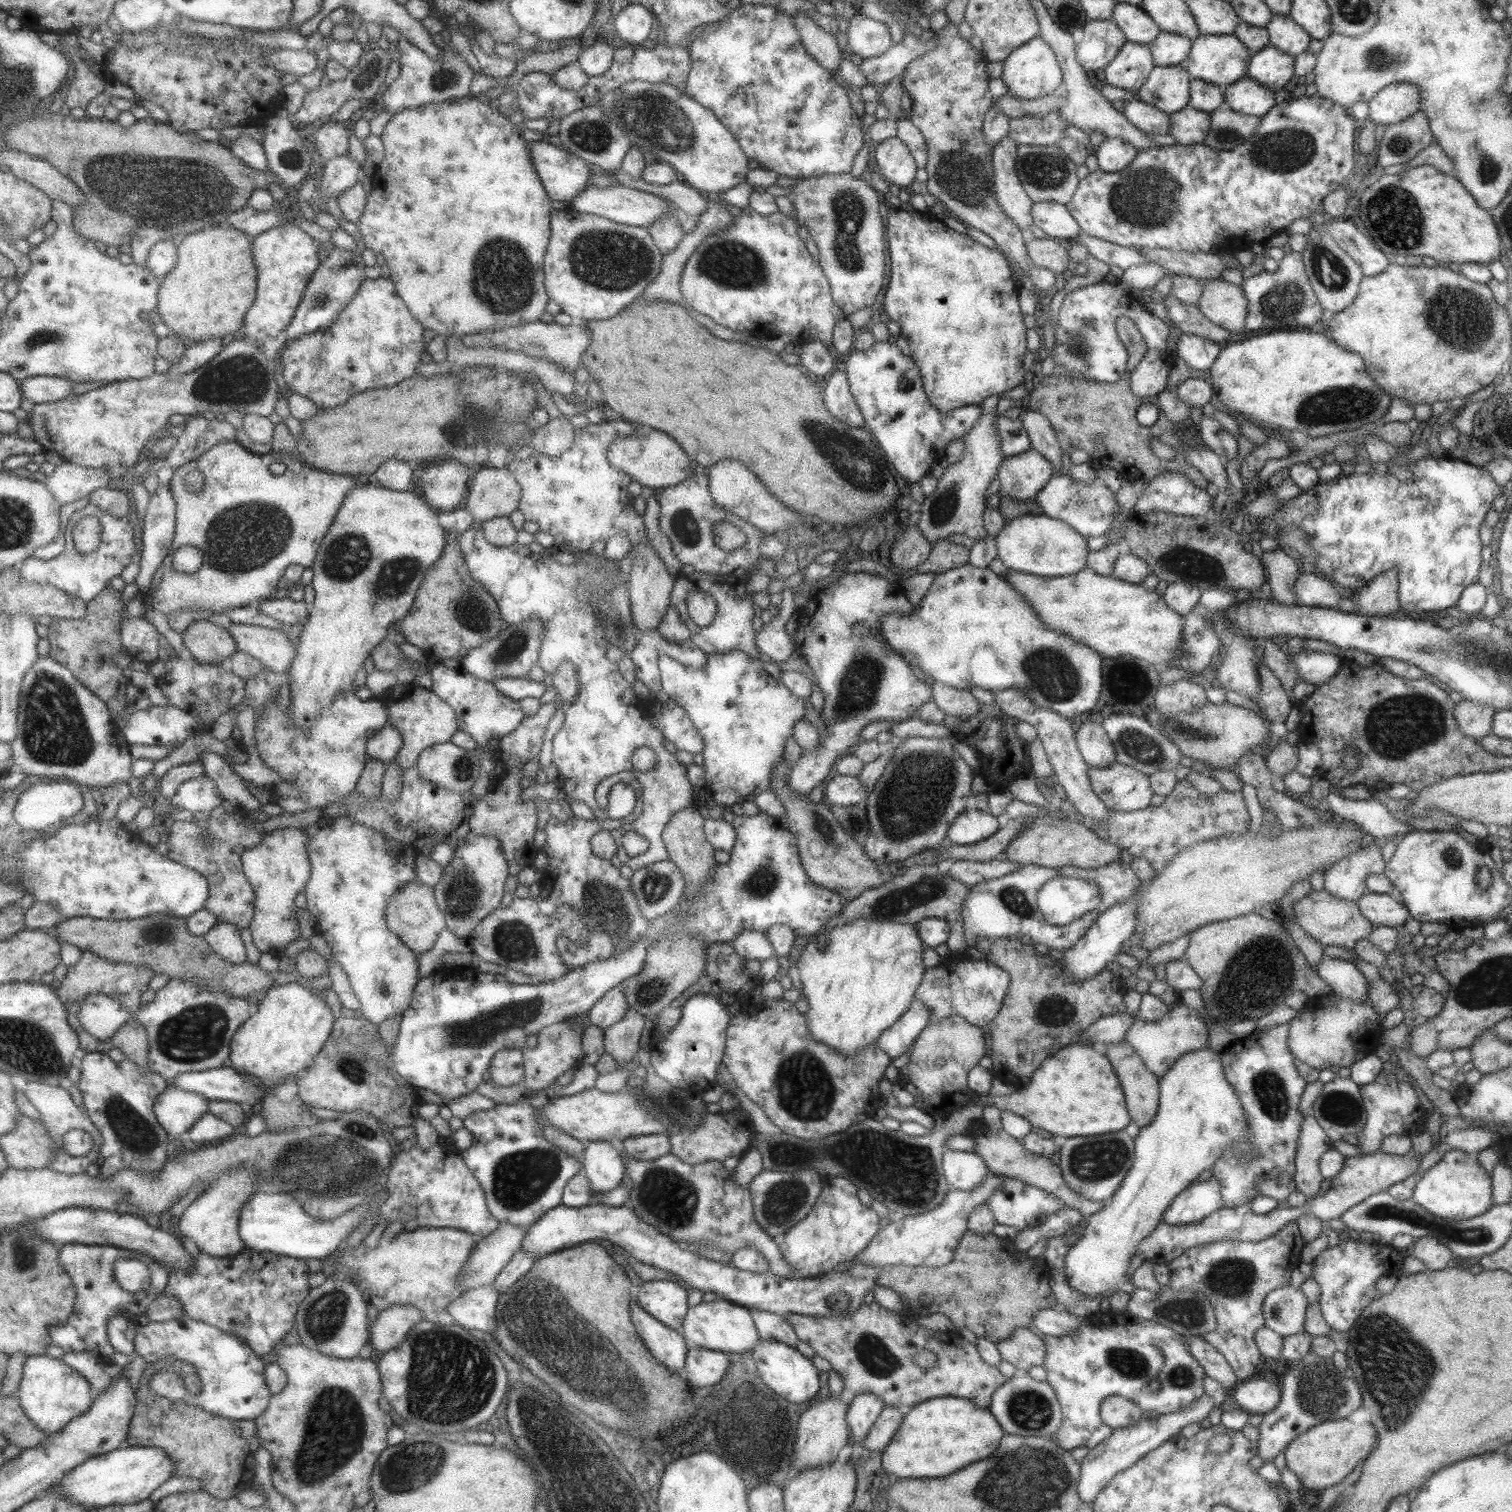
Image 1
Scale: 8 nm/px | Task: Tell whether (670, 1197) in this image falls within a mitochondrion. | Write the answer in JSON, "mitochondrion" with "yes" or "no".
{"mitochondrion":"yes"}

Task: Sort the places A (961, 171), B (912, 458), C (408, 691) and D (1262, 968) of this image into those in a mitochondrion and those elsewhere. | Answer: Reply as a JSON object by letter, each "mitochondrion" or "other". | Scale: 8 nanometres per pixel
{"A":"mitochondrion","B":"other","C":"other","D":"mitochondrion"}

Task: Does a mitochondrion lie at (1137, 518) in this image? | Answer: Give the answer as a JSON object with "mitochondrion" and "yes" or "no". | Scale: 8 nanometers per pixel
{"mitochondrion":"no"}

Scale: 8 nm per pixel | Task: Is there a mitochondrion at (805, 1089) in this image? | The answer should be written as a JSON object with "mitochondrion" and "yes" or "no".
{"mitochondrion":"yes"}

